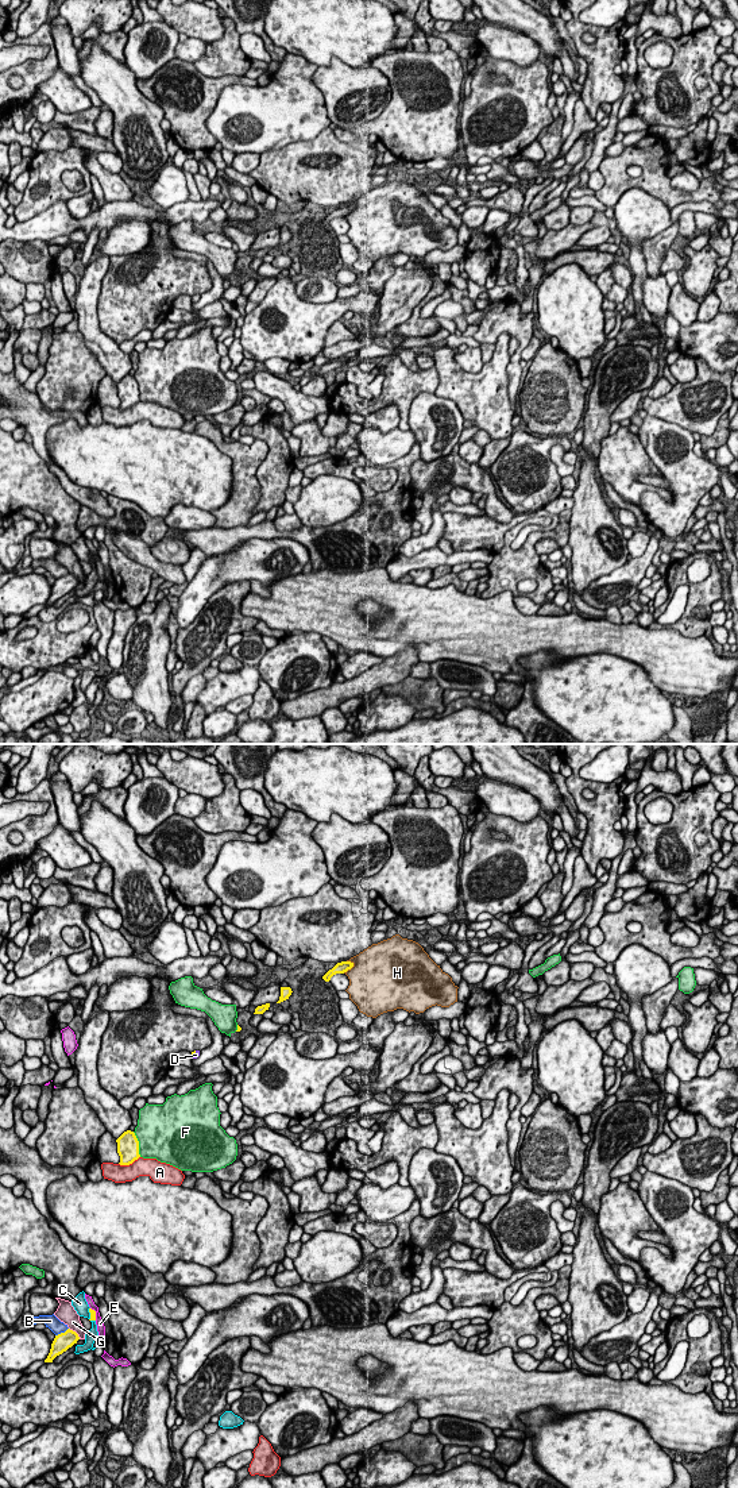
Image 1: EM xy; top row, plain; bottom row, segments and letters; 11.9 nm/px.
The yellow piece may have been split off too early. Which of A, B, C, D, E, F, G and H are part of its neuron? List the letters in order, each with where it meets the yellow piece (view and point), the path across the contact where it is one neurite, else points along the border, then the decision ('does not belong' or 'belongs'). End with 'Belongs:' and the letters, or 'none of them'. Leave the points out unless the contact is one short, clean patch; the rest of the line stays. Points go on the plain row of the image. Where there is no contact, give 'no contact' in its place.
A: meets yellow in xy at (128, 408); does not belong
B: meets yellow in xy at (61, 577); does not belong
C: meets yellow in xy at (91, 559); does not belong
D: meets yellow in xy at (193, 297); runs through xy (194, 295), (193, 297), (196, 299); belongs
E: meets yellow in xy at (95, 558); does not belong
F: meets yellow in xy at (138, 388); does not belong
G: meets yellow in xy at (76, 577); border along xy (69, 571), (80, 582); does not belong
H: meets yellow in xy at (350, 212); does not belong
Belongs: D

